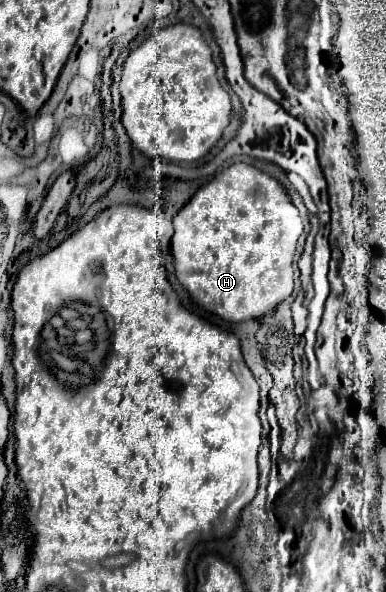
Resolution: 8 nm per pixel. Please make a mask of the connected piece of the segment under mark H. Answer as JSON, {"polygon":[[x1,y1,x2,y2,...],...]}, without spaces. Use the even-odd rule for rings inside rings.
{"polygon":[[231,164,211,182,201,186,193,198,173,218,175,234,171,252,177,280,199,306,227,322,263,318,293,292,293,254,303,232,303,220,285,188,269,174,251,164]]}

